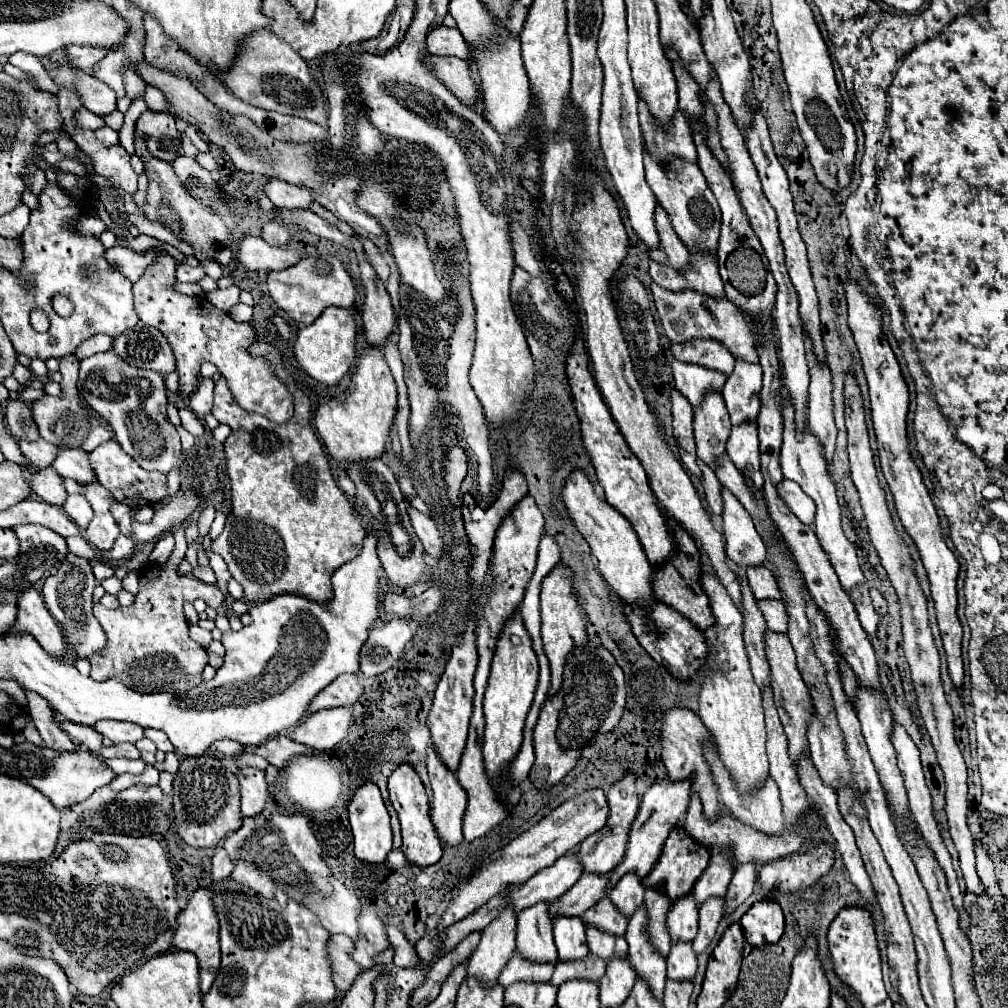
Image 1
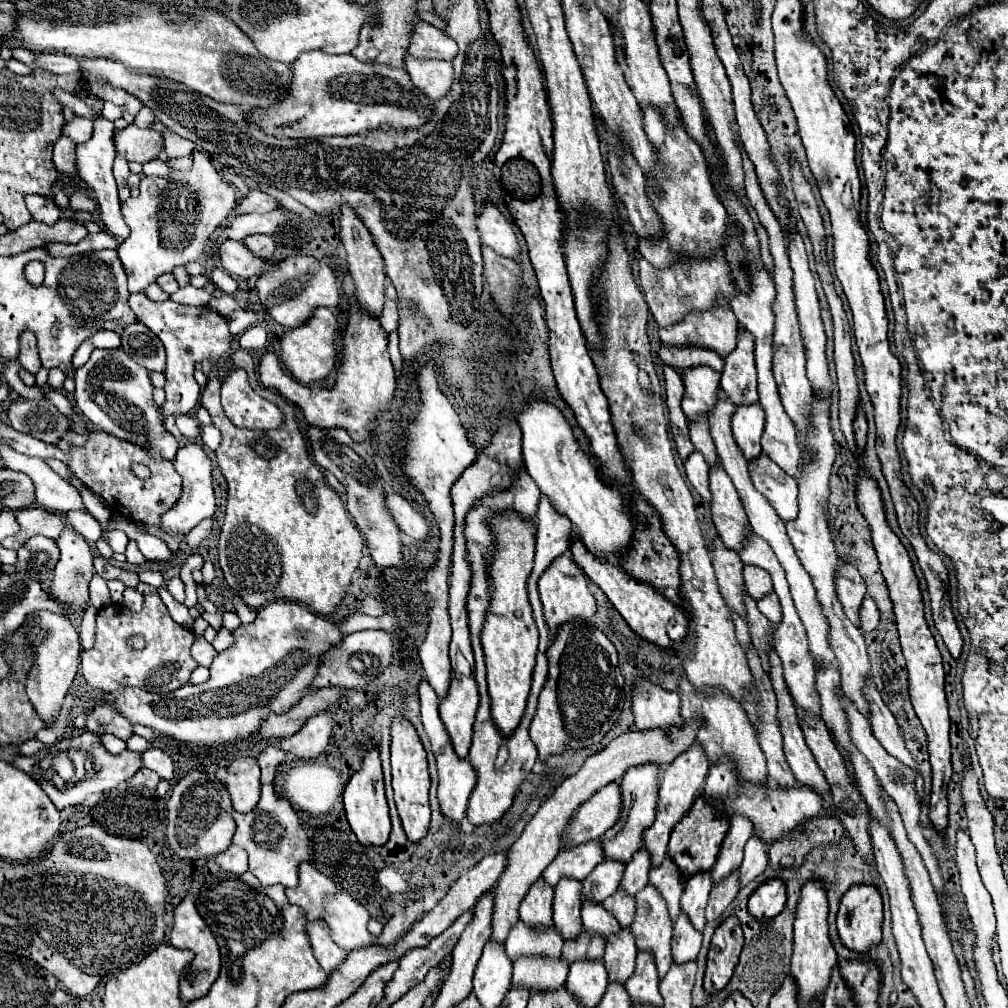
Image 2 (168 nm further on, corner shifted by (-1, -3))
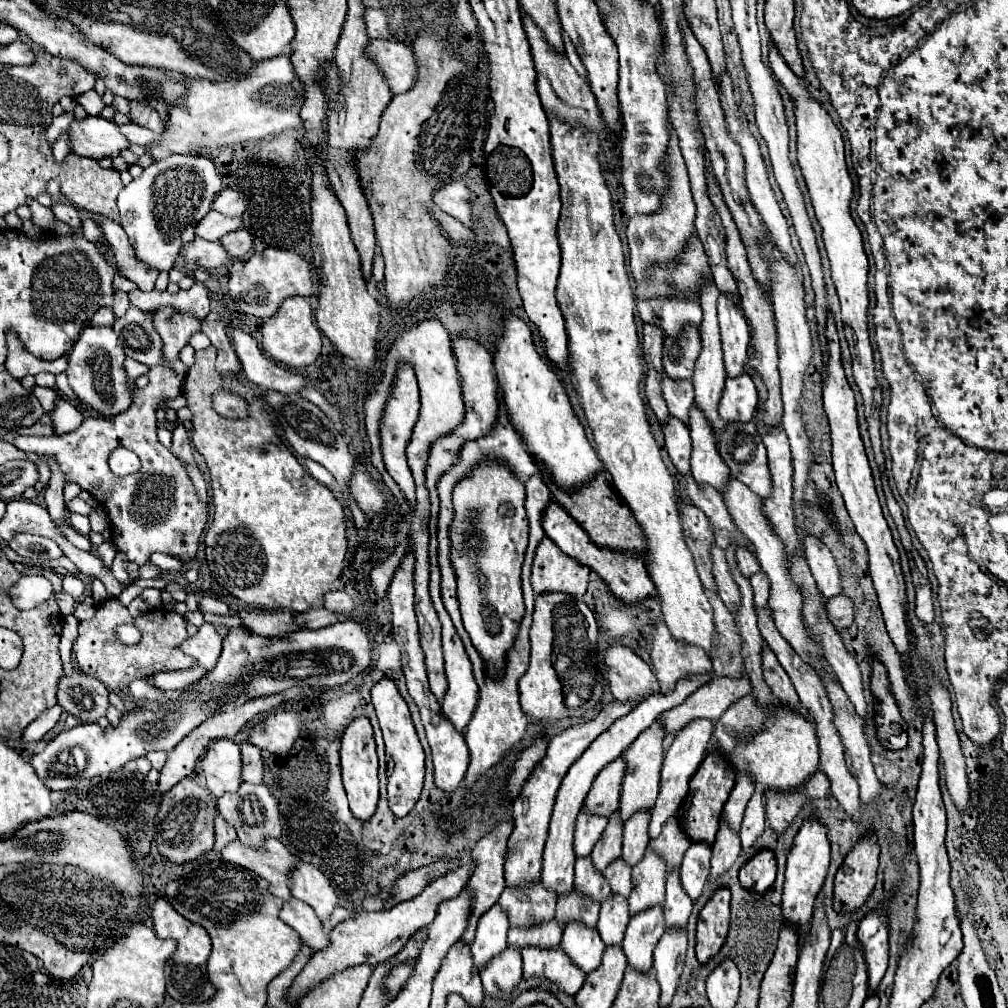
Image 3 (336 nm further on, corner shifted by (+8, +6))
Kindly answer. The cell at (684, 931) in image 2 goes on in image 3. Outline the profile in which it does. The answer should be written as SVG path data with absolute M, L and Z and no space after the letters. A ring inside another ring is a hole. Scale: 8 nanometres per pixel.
M673 869L667 877L667 897L663 905L667 927L685 927L691 915L691 907L693 907L693 901L681 887L679 869Z

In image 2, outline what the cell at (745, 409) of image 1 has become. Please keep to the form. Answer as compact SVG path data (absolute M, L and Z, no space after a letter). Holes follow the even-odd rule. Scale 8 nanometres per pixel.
M748 334L748 338L738 336L736 350L726 358L720 386L736 408L758 402L752 334Z

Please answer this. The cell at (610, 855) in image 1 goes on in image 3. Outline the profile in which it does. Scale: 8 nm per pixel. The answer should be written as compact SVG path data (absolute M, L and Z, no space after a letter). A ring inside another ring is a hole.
M657 719L655 725L651 725L651 729L647 729L647 733L641 733L635 739L635 745L631 745L623 753L623 759L627 761L627 773L623 779L621 805L619 805L619 813L621 813L623 821L627 821L627 817L631 817L635 811L651 809L655 805L655 799L659 793L659 773L661 773L661 765L663 765L663 737L665 737L665 729L663 729L663 723Z

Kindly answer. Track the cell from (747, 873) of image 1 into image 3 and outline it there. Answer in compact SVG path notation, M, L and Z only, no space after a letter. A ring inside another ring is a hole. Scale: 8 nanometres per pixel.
M757 789L757 791L753 793L753 797L749 799L749 805L747 805L747 809L745 809L743 823L741 823L741 829L739 829L743 849L749 849L749 847L753 845L753 841L763 833L765 825L767 825L767 817L765 817L763 793Z

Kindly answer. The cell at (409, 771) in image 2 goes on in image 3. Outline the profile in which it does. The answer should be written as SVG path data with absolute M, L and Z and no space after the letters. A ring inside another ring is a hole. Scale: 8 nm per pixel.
M381 679L371 689L371 701L377 711L377 719L381 723L383 739L385 739L385 753L387 753L387 793L389 793L389 807L397 817L405 817L417 803L423 777L425 777L425 755L419 743L417 731L413 727L409 707L401 697L393 679Z

